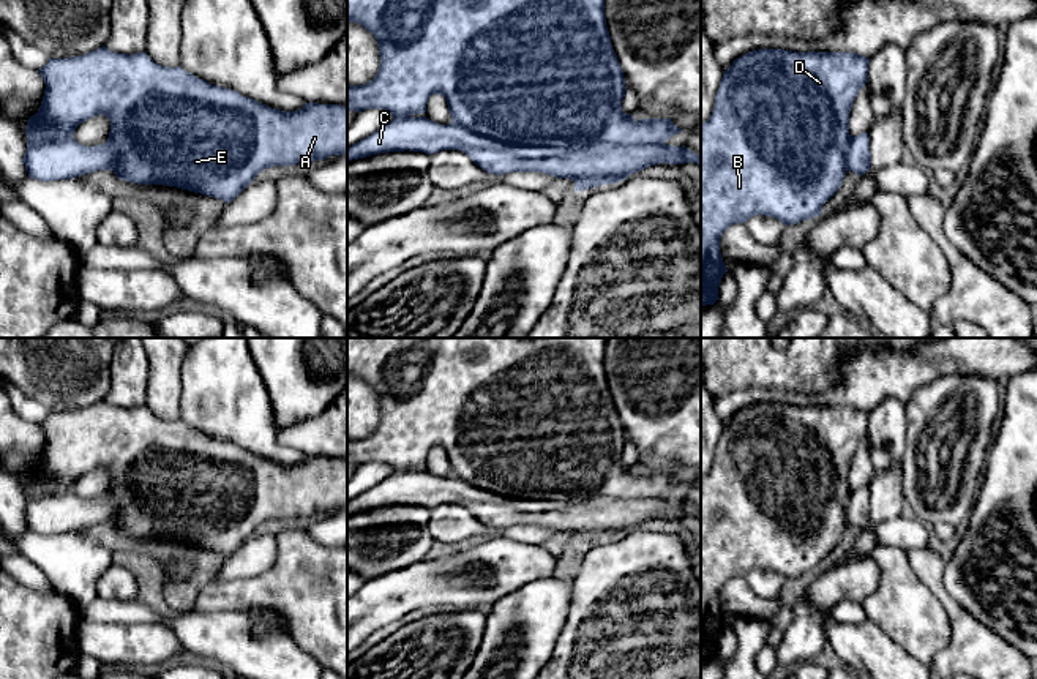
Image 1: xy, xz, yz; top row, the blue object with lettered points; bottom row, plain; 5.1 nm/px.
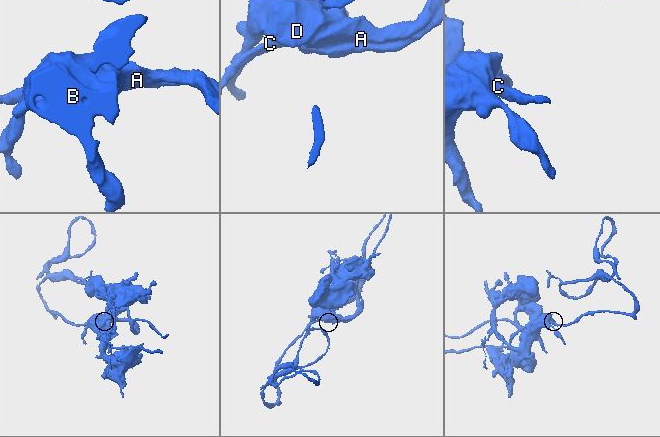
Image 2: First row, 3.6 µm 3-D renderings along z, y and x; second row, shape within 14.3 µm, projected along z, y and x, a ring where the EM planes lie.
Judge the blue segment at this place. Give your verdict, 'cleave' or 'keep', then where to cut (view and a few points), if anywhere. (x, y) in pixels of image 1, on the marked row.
keep; no cut

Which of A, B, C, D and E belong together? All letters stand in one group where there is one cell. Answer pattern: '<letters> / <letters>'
A B C D E

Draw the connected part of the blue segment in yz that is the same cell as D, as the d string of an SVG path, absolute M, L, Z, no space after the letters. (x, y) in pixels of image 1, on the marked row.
M758 49L732 62L723 73L712 115L701 123L701 306L713 305L718 300L718 286L728 272L721 253L720 238L723 232L739 223L747 223L751 216L764 215L780 219L784 226L797 224L813 216L821 216L822 205L840 189L848 171L857 175L868 172L871 166L870 136L849 134L849 114L859 90L868 82L870 58L854 52L792 52L784 49Z

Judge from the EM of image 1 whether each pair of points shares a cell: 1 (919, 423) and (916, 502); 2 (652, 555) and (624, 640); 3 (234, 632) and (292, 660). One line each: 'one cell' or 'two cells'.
1: one cell
2: one cell
3: one cell

